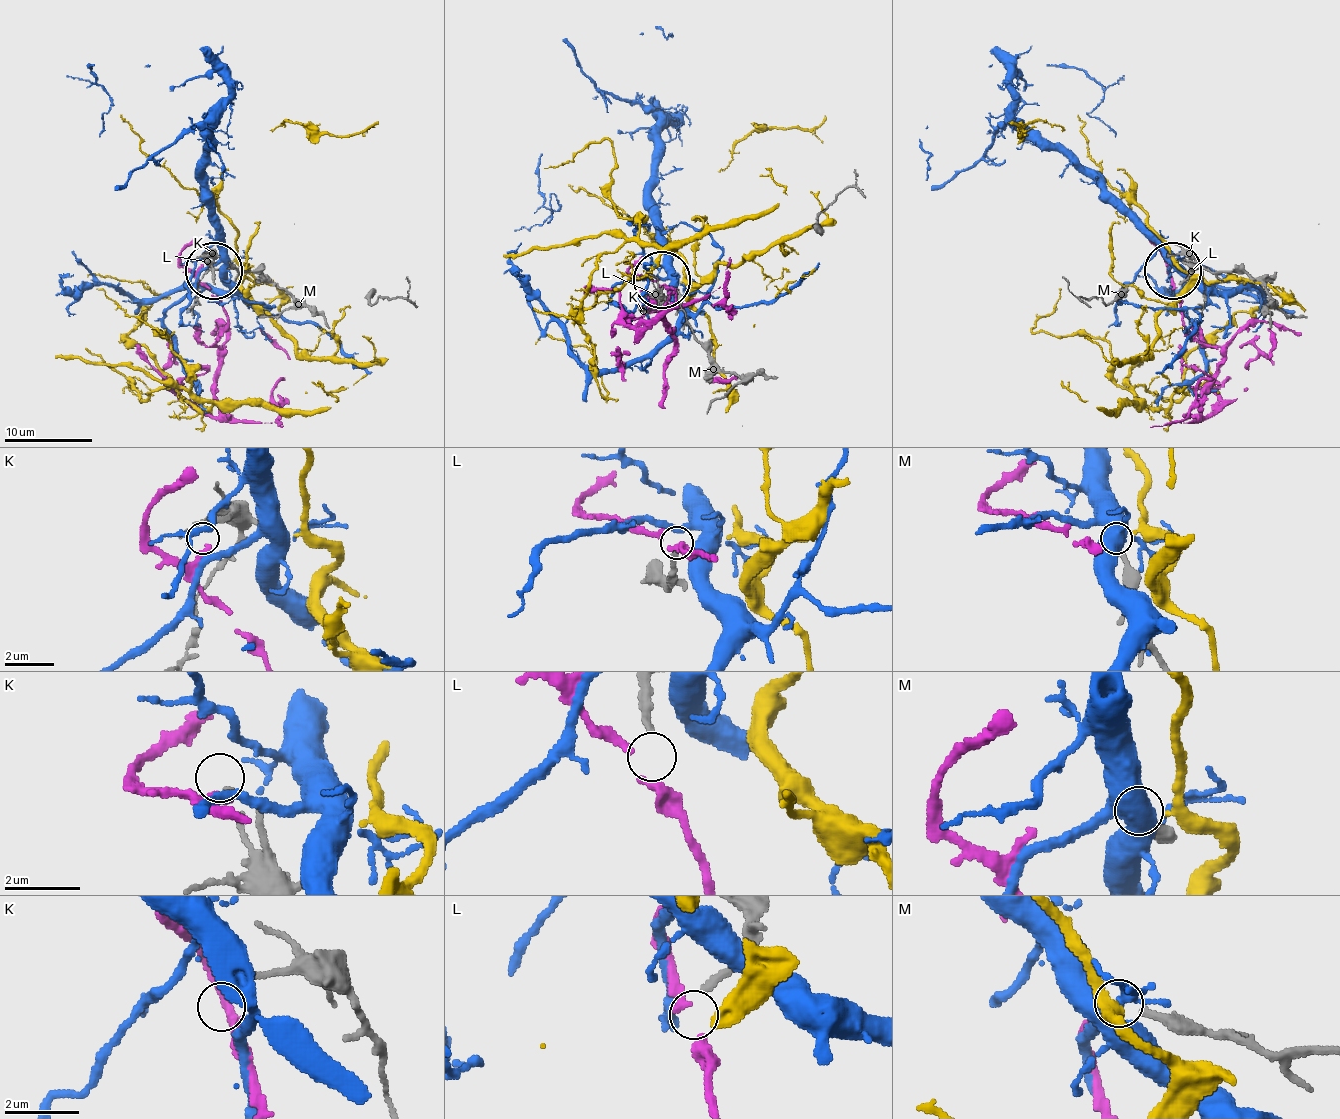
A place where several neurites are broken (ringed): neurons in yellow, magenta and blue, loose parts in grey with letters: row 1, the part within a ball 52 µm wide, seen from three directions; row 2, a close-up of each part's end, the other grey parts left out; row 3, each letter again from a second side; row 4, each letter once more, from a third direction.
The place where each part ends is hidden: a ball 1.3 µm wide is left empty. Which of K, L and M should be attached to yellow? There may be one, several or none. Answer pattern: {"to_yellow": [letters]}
{"to_yellow": []}

